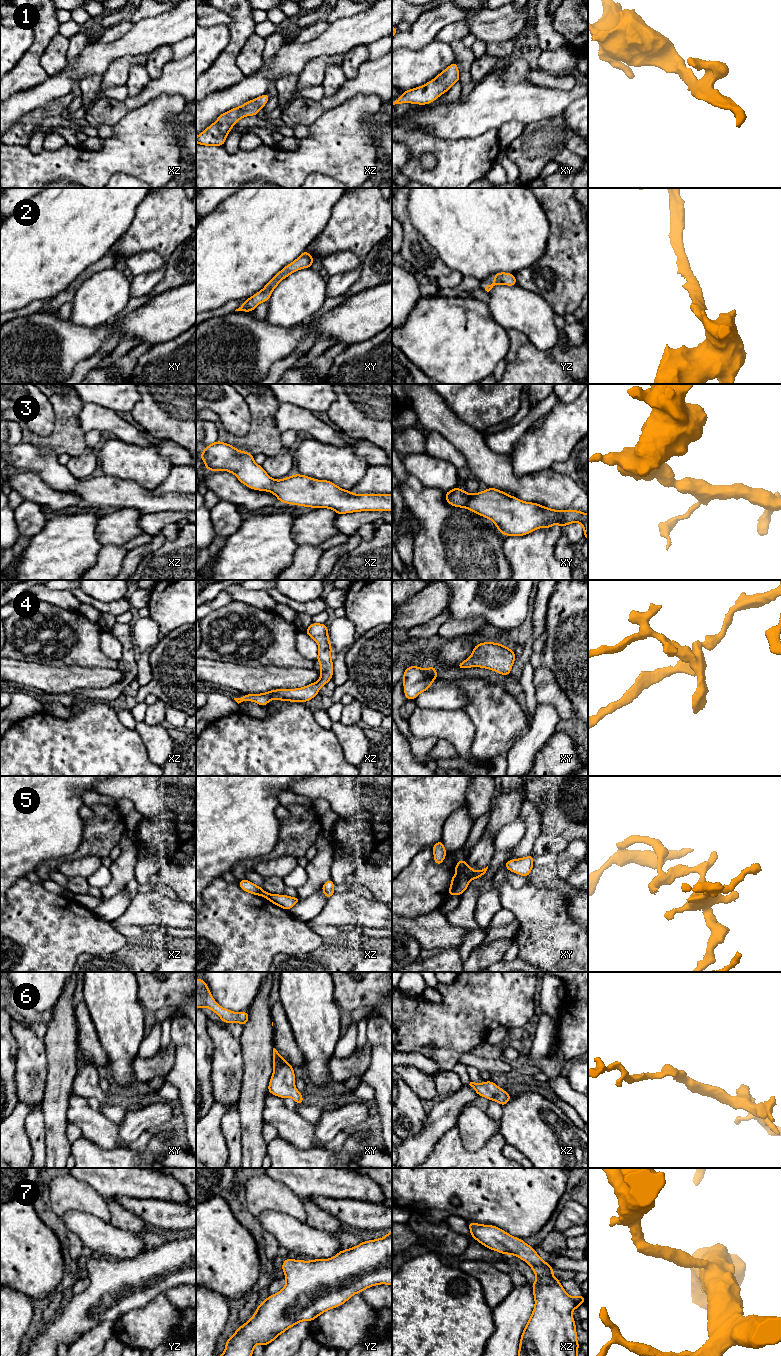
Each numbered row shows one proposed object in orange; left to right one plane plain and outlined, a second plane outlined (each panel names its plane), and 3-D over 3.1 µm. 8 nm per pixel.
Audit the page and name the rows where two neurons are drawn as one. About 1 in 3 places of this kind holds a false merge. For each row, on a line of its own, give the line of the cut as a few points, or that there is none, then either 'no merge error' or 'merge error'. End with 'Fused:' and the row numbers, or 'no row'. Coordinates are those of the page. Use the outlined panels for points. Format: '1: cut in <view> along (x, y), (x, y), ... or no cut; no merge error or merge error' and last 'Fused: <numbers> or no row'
1: no cut; no merge error
2: no cut; no merge error
3: no cut; no merge error
4: no cut; no merge error
5: cut in xy along (458, 873), (463, 872), (469, 880); merge error
6: no cut; no merge error
7: no cut; no merge error
Fused: 5

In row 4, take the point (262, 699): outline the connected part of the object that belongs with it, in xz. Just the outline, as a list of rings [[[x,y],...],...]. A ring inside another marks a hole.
[[[311,623],[305,633],[315,640],[319,646],[316,661],[320,663],[321,676],[318,681],[302,688],[273,689],[260,694],[245,694],[241,698],[234,698],[234,700],[238,704],[243,701],[253,701],[260,706],[265,706],[269,704],[271,699],[305,703],[318,695],[320,688],[332,679],[334,672],[333,661],[331,659],[332,646],[329,641],[328,626],[321,623]]]

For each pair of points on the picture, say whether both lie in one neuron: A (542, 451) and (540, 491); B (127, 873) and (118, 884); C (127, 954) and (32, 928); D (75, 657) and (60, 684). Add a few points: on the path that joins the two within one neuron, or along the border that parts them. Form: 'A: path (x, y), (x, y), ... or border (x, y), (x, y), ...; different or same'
A: border (550, 467), (518, 476); different
B: path (124, 876), (119, 881); same
C: border (127, 943), (114, 952), (94, 955); different
D: border (46, 665), (86, 666), (93, 668); different

